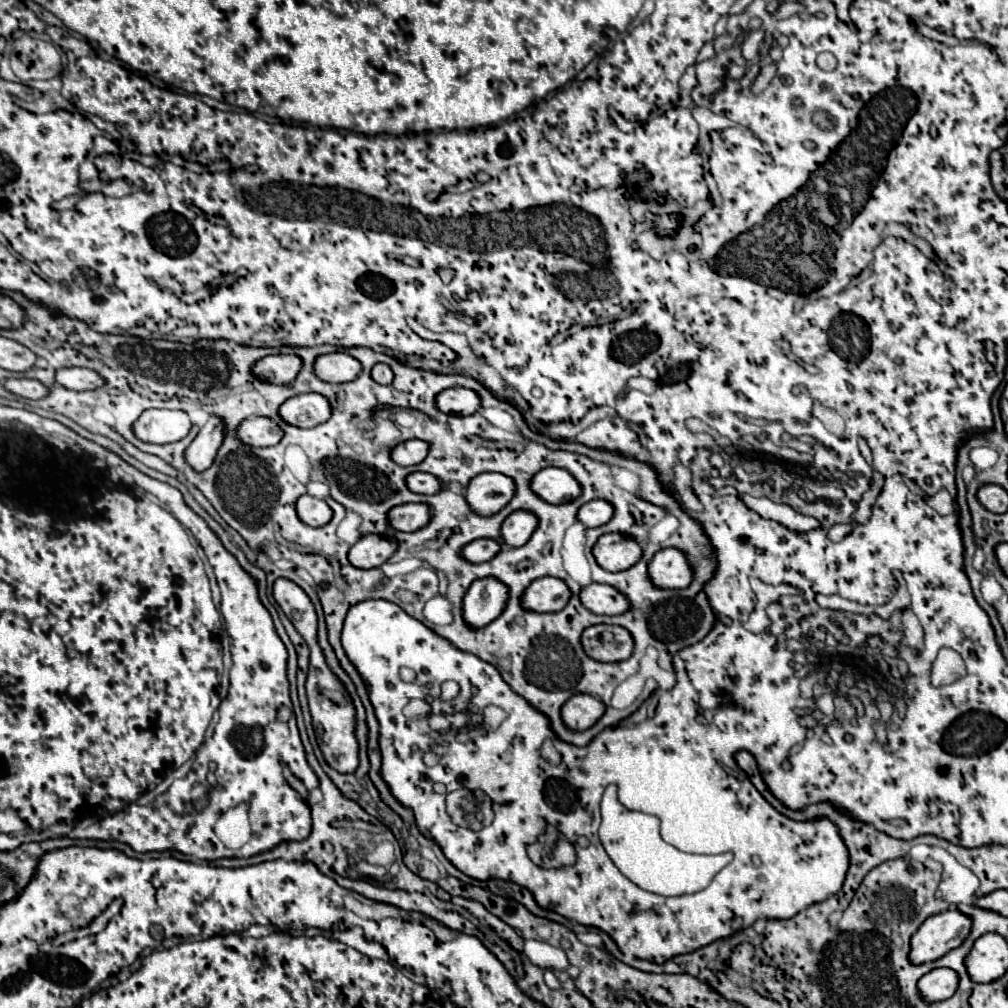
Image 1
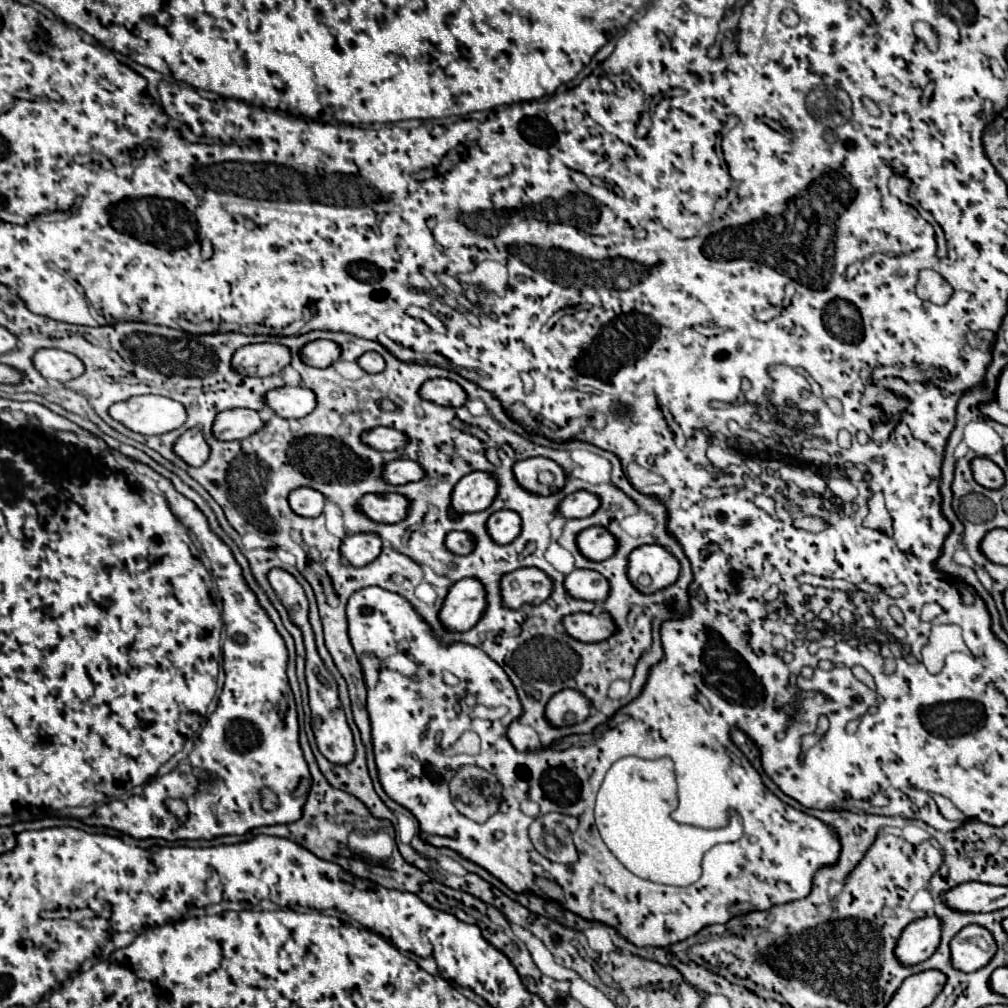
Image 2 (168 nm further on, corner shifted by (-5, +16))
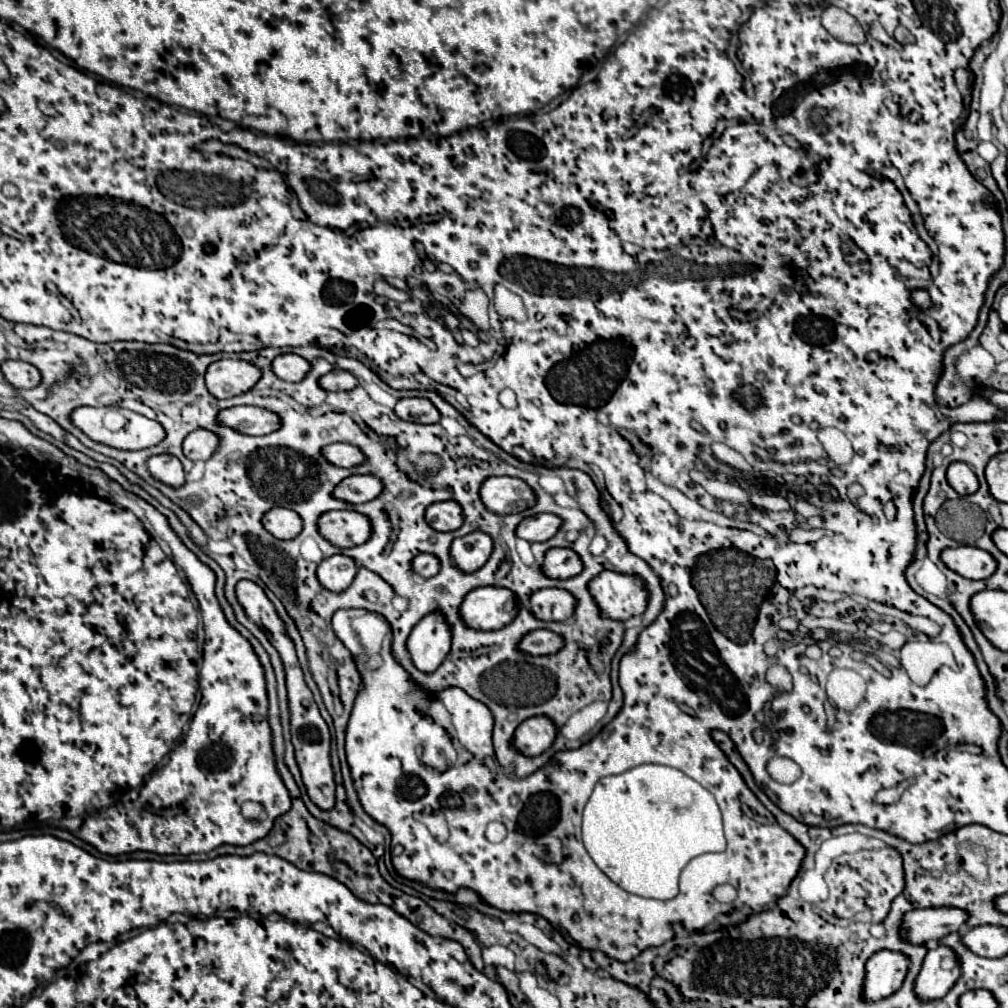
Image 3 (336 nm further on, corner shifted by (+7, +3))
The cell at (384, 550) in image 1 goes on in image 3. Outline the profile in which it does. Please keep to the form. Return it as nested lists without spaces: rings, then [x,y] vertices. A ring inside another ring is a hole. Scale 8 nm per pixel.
[[[333,555],[319,563],[317,567],[317,579],[323,587],[329,591],[343,591],[351,585],[351,581],[357,575],[357,563],[355,559],[347,555]]]

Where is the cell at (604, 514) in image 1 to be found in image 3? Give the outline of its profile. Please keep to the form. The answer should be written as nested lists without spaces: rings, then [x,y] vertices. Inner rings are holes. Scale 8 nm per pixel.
[[[537,513],[519,523],[517,535],[527,541],[547,541],[561,529],[561,525],[561,517],[555,517],[553,513]]]

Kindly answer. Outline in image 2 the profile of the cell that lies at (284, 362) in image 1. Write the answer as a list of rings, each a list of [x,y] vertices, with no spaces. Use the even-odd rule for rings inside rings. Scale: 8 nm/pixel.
[[[275,342],[265,344],[249,344],[239,348],[233,358],[231,366],[241,376],[271,376],[279,374],[285,366],[289,366],[291,354],[287,348]]]

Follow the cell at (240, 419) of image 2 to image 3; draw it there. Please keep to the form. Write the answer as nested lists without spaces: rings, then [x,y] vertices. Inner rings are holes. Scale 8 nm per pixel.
[[[197,429],[183,441],[183,453],[191,461],[207,461],[219,449],[219,437],[213,431]]]

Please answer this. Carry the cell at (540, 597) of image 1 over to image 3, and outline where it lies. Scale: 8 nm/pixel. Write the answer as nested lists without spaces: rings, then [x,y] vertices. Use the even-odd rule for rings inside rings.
[[[503,587],[473,589],[461,605],[465,625],[481,631],[493,631],[509,625],[515,619],[515,613],[519,613],[517,597],[511,589]]]

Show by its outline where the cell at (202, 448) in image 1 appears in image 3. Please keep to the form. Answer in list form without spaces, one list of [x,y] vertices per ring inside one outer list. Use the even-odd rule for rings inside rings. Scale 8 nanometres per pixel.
[[[155,455],[147,461],[147,467],[157,481],[163,481],[171,487],[181,487],[185,483],[183,463],[175,455]]]

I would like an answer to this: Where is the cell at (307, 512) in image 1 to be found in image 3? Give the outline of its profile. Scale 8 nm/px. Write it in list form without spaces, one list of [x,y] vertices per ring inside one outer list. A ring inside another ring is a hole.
[[[275,507],[263,517],[265,529],[277,539],[295,539],[303,531],[303,519],[293,509]]]

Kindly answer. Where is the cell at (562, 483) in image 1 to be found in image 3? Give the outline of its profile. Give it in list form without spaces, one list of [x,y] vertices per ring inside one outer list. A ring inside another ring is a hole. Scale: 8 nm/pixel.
[[[489,477],[481,485],[481,499],[499,515],[531,509],[537,501],[535,491],[519,477]]]

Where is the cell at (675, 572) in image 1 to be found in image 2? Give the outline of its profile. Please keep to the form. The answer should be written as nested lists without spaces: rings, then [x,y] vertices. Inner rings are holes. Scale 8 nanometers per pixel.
[[[639,546],[629,554],[627,578],[643,594],[659,592],[671,586],[679,576],[679,562],[661,546]],[[643,574],[649,576],[649,584],[643,584]]]

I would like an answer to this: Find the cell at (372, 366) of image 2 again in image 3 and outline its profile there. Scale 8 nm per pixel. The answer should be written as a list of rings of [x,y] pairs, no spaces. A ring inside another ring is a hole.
[[[333,369],[331,373],[323,375],[319,379],[319,385],[327,391],[349,391],[357,387],[357,377],[353,373],[347,373],[345,369]]]

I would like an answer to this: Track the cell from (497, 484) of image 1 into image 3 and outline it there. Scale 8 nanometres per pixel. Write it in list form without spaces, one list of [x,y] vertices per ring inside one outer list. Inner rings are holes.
[[[457,501],[433,503],[427,507],[425,519],[437,531],[455,531],[463,525],[463,509],[459,509]]]

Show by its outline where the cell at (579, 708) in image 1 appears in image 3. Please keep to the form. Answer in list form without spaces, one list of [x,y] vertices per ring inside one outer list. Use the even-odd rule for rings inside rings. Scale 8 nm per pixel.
[[[529,717],[523,721],[517,731],[513,745],[527,757],[539,755],[547,751],[557,737],[557,729],[553,721],[547,721],[547,717]]]

